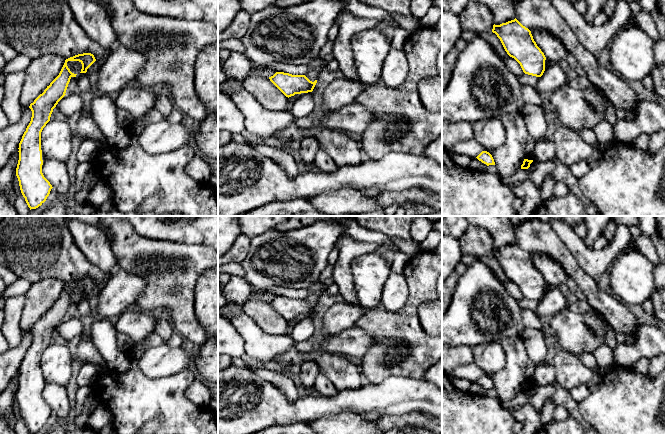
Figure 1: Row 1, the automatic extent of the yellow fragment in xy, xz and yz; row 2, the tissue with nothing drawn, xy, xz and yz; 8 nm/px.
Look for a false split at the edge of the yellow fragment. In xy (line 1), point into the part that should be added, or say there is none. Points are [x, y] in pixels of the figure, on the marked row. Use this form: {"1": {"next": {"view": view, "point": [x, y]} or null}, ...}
{"1": {"next": null}}

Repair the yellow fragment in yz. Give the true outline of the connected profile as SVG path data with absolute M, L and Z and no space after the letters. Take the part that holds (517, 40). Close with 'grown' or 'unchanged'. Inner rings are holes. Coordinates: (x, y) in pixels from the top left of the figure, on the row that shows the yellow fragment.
M515 18L500 25L494 24L492 32L500 39L507 54L520 64L525 74L536 77L543 75L546 57L528 28Z | unchanged

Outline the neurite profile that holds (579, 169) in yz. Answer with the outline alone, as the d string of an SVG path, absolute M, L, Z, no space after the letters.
M599 150L594 151L588 159L582 160L570 166L570 171L574 177L580 178L586 173L588 173L592 168L594 168L600 158L602 157L602 152Z

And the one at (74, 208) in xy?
M155 194L147 198L147 201L139 206L135 212L123 213L116 208L105 212L99 210L96 206L90 205L85 200L78 202L73 198L65 198L65 205L67 207L66 216L139 216L140 214L156 208L161 202L161 195Z

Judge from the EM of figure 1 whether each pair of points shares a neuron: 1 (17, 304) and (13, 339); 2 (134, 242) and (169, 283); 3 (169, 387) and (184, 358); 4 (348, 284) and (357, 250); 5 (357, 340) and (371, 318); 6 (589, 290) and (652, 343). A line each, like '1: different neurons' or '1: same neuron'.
1: same neuron
2: same neuron
3: different neurons
4: same neuron
5: different neurons
6: different neurons

